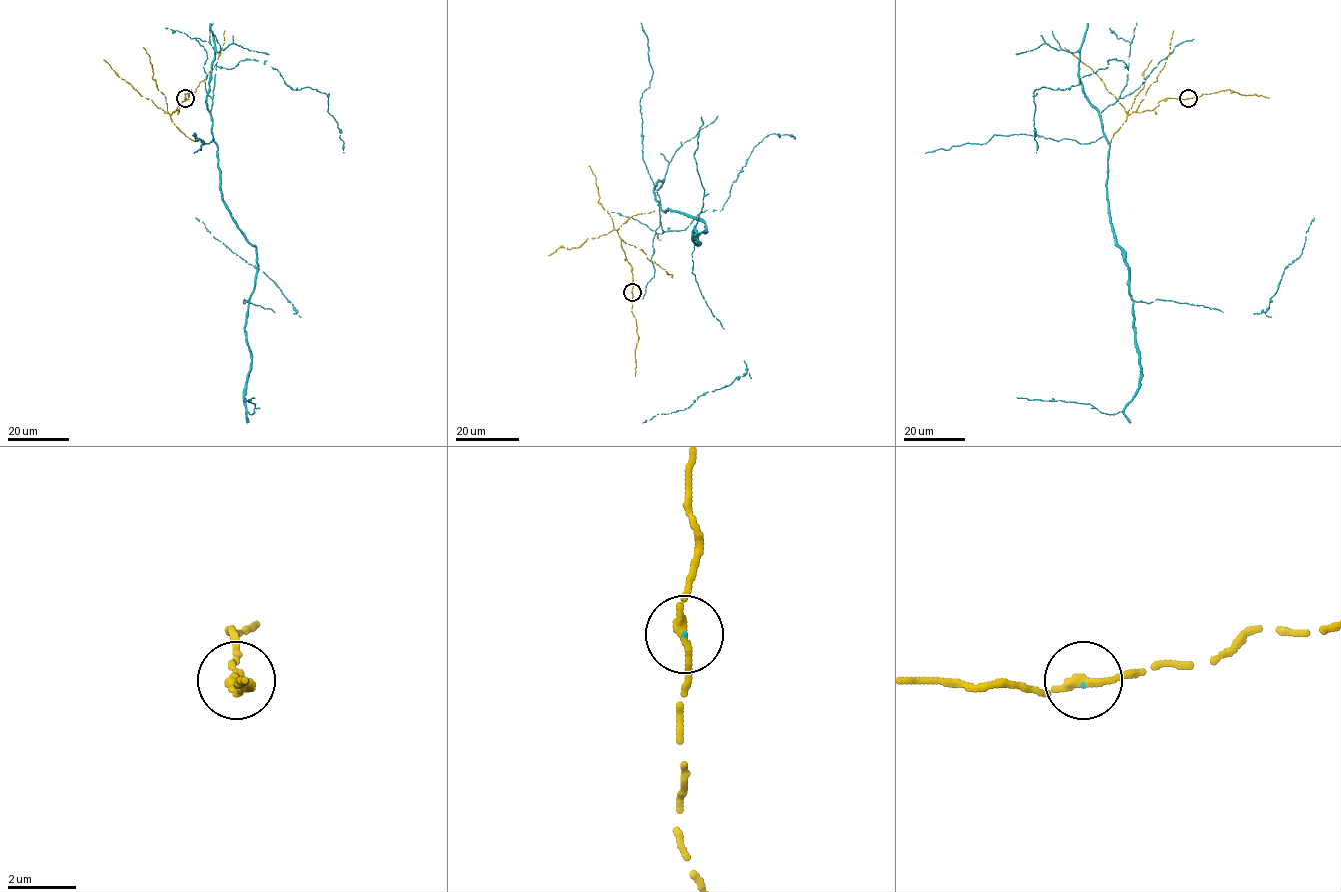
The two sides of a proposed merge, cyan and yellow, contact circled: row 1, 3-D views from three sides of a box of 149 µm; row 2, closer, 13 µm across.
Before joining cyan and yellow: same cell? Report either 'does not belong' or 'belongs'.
belongs

